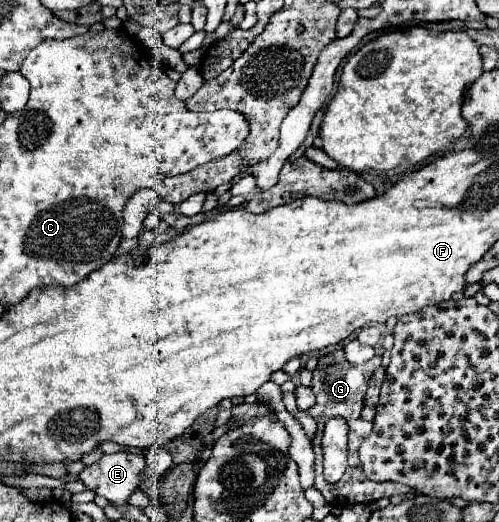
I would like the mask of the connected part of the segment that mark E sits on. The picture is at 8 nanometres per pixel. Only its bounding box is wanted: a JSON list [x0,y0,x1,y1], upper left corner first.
[81,452,145,504]

